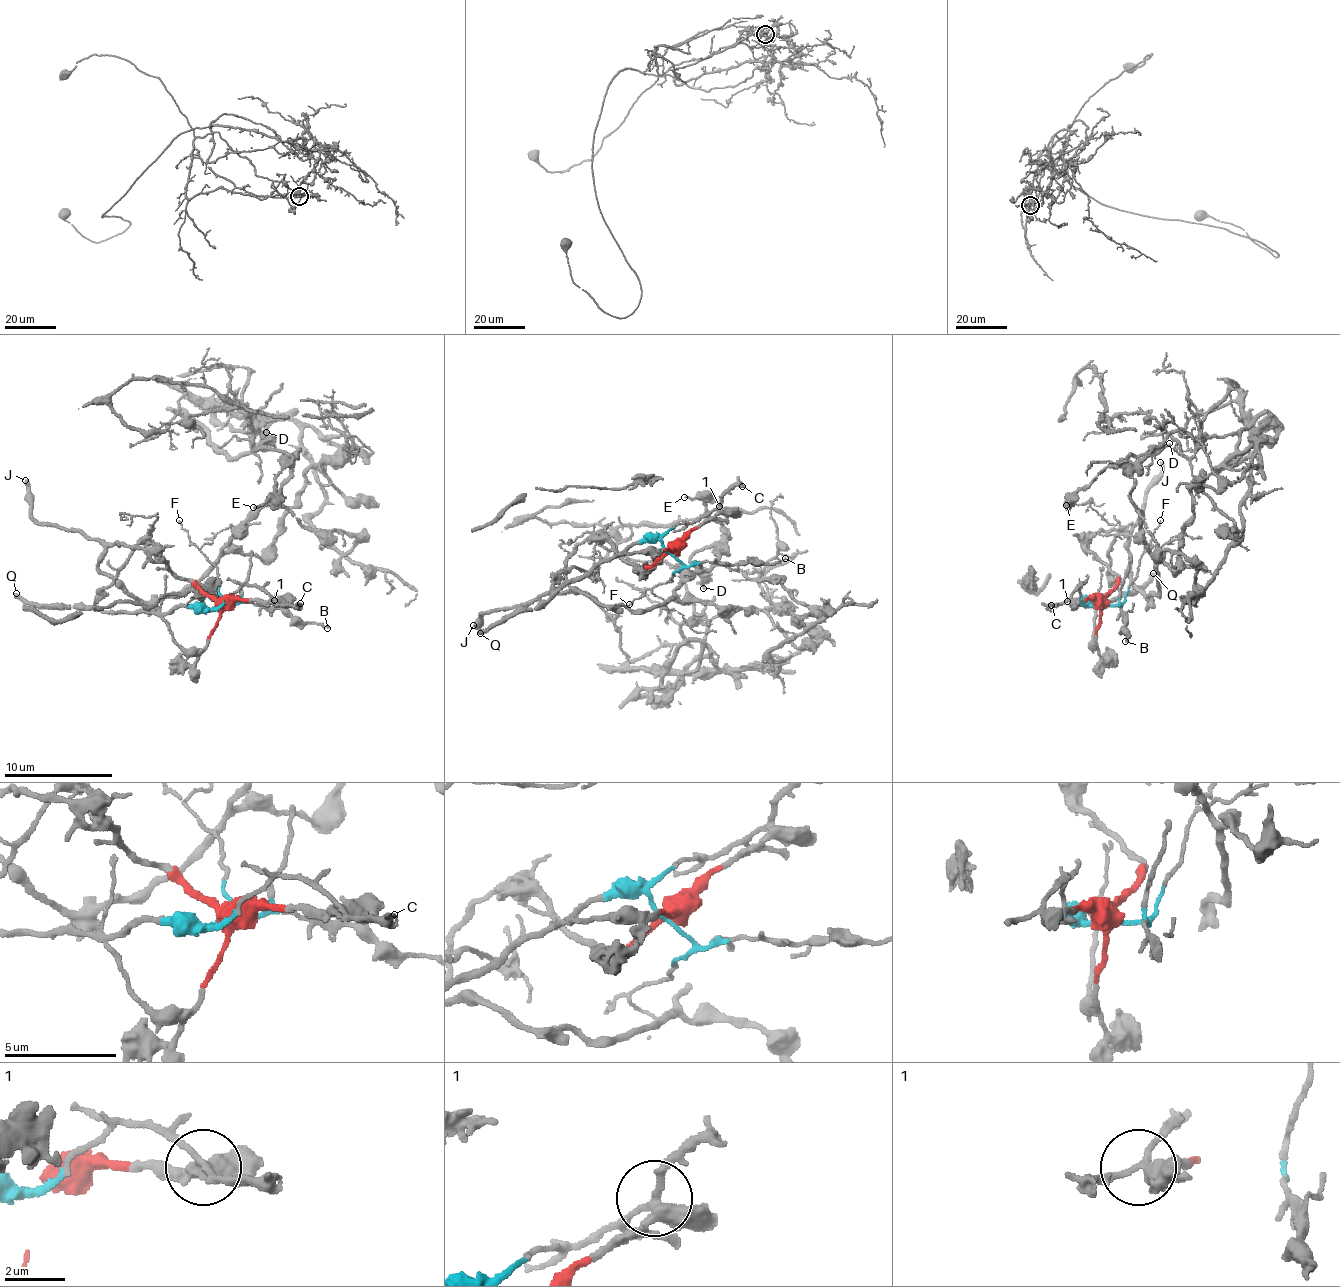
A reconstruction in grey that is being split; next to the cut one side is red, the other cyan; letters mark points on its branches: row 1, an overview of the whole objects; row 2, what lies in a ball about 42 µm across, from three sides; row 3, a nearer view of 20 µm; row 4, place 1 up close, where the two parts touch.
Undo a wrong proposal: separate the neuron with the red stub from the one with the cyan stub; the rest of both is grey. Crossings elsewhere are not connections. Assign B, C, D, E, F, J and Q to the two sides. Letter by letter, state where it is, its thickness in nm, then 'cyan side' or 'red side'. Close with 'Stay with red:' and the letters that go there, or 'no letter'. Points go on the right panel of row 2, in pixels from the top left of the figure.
B: (1125, 641) | 130 nm | cyan side
C: (1051, 605) | 400 nm | cyan side
D: (1169, 443) | 360 nm | red side
E: (1066, 505) | 130 nm | red side
F: (1160, 520) | 90 nm | cyan side
J: (1160, 462) | 280 nm | red side
Q: (1153, 573) | 320 nm | cyan side
Stay with red: D, E, J

